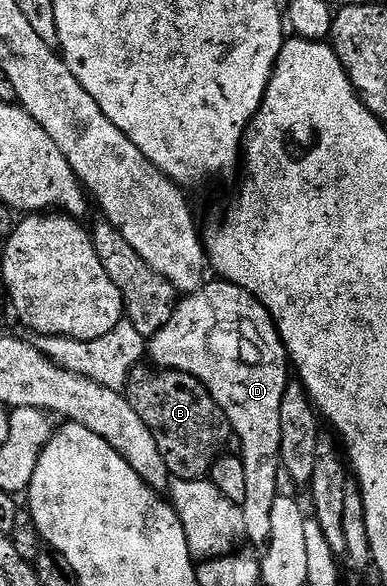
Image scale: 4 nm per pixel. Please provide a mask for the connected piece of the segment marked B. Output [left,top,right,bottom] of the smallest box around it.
[127,370,227,480]

